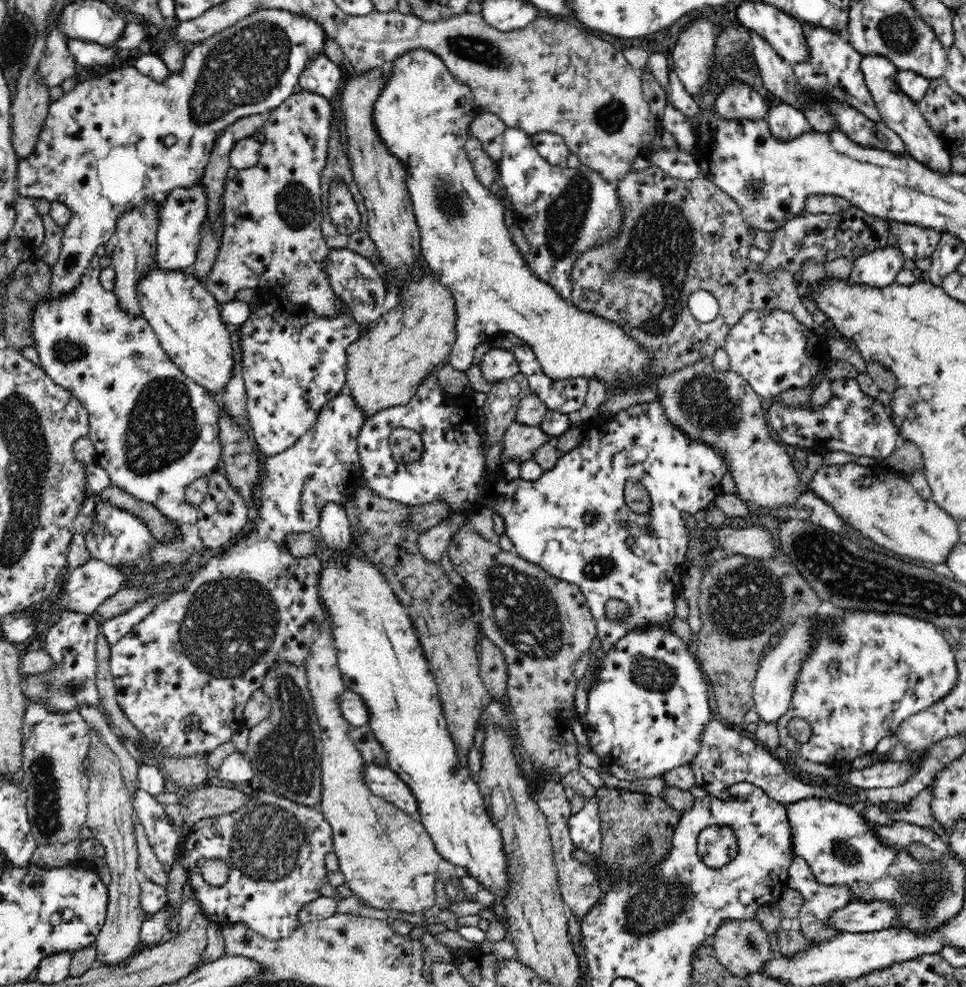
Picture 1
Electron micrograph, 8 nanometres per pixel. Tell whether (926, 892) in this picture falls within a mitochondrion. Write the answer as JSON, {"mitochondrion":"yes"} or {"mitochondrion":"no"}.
{"mitochondrion":"yes"}

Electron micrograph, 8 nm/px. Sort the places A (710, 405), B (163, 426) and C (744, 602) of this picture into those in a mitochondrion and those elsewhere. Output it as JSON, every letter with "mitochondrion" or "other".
{"A":"mitochondrion","B":"mitochondrion","C":"mitochondrion"}

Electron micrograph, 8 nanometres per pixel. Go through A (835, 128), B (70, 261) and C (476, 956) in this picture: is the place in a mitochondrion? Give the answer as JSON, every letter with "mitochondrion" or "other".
{"A":"other","B":"other","C":"other"}

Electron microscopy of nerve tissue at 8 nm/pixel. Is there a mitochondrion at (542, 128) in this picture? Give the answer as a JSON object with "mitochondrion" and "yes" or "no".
{"mitochondrion":"no"}

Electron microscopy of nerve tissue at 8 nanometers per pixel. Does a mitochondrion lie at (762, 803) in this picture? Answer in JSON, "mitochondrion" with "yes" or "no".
{"mitochondrion":"no"}

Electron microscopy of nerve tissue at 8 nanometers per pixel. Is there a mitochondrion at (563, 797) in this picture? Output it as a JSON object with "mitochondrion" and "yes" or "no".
{"mitochondrion":"no"}

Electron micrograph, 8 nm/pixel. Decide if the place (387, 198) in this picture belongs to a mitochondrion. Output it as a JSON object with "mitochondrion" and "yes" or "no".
{"mitochondrion":"no"}

